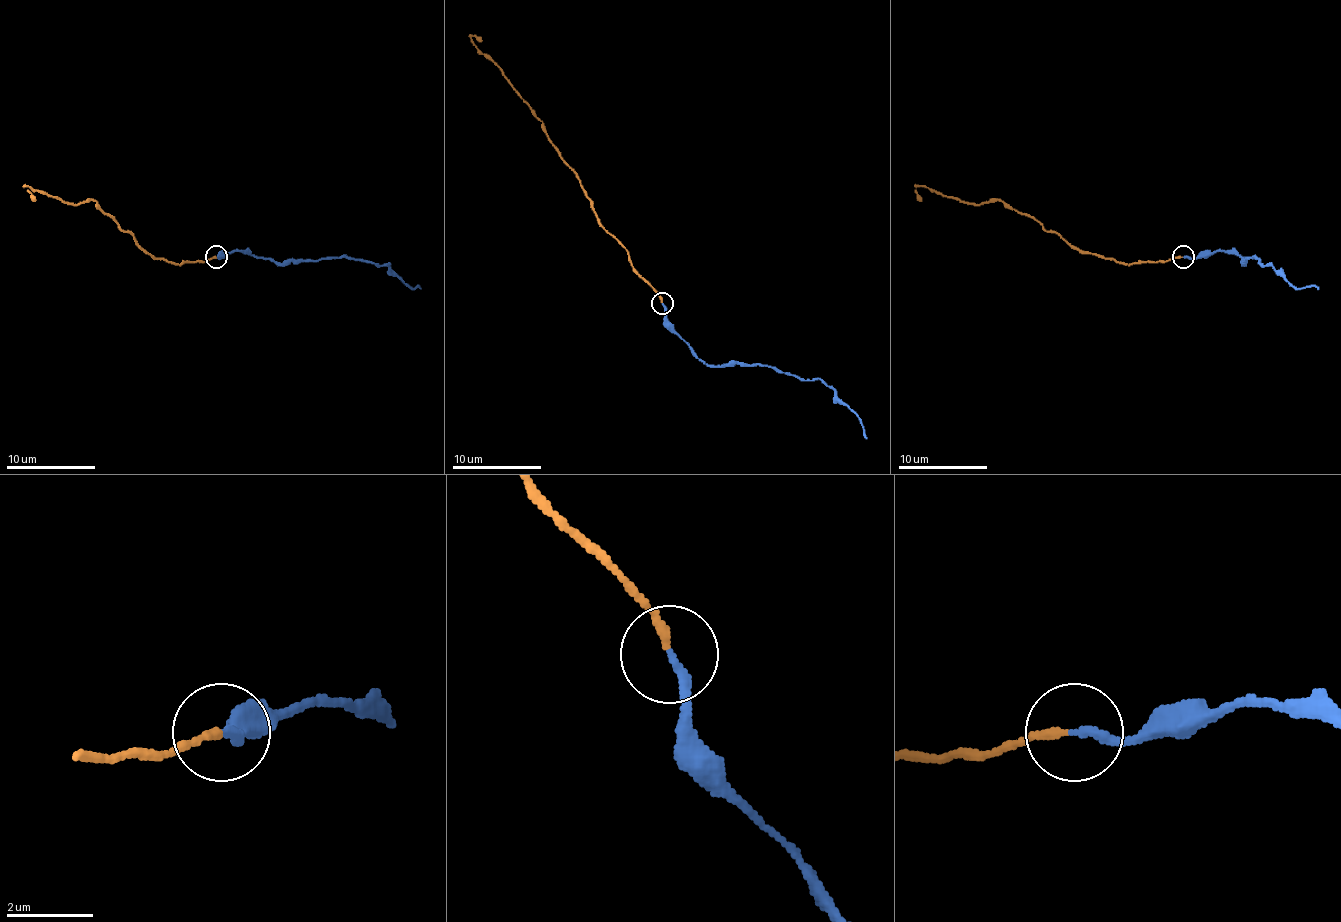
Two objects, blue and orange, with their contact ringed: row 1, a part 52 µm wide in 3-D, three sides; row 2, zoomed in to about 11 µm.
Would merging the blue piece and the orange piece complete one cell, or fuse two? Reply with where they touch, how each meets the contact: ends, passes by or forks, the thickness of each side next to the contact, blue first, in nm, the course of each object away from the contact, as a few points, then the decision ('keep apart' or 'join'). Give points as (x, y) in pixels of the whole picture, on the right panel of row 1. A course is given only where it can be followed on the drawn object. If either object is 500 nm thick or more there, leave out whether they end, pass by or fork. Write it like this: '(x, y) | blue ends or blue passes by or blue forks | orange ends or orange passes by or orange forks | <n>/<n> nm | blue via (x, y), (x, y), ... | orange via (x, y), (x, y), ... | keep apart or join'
(1183, 257) | blue ends | orange ends | 200/180 nm | blue via (1184, 257), (1201, 257), (1228, 250), (1246, 259), (1244, 264), (1253, 257), (1271, 266), (1295, 289), (1318, 289) | orange via (1181, 257), (1132, 264), (1105, 259), (1081, 253), (998, 199), (964, 204), (917, 186), (922, 201) | join

